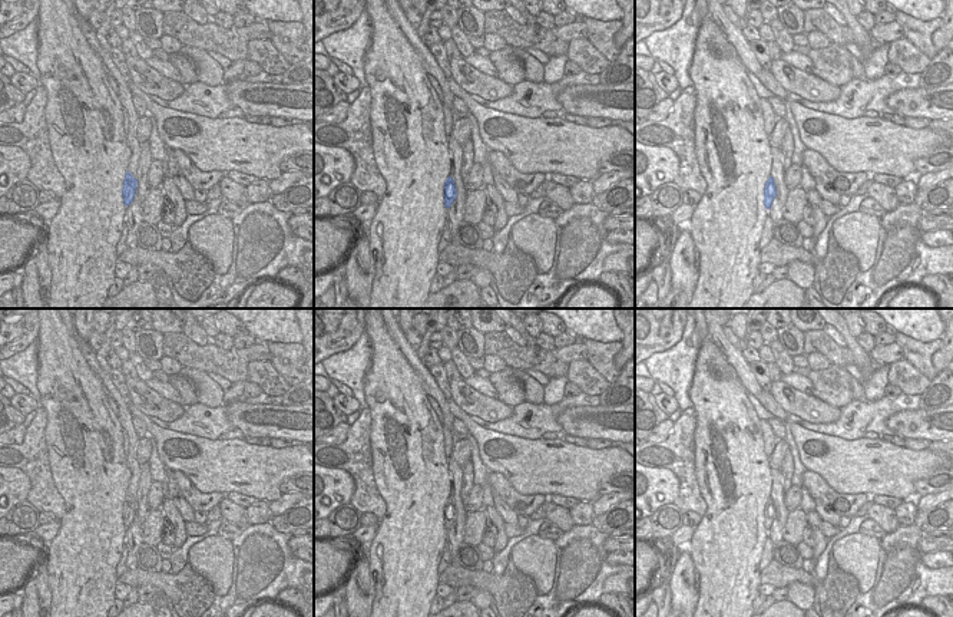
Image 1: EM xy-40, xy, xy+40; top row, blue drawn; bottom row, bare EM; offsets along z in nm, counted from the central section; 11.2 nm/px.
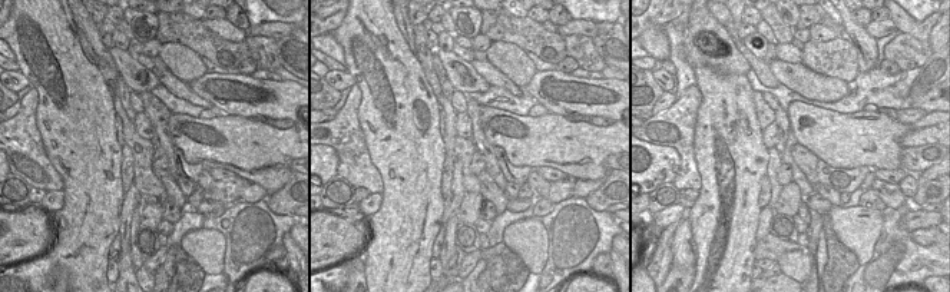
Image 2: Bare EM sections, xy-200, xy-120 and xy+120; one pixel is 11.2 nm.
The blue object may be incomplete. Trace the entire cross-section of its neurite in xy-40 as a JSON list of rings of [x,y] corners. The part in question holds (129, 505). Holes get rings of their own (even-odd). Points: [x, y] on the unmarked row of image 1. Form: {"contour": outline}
{"contour": [[[126,492],[123,509],[122,509],[123,525],[126,528],[129,528],[133,524],[136,509],[138,509],[138,501],[133,499],[129,492]]]}

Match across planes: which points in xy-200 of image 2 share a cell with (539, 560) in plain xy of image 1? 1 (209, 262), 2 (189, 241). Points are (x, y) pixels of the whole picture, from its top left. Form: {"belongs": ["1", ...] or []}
{"belongs": ["1", "2"]}

